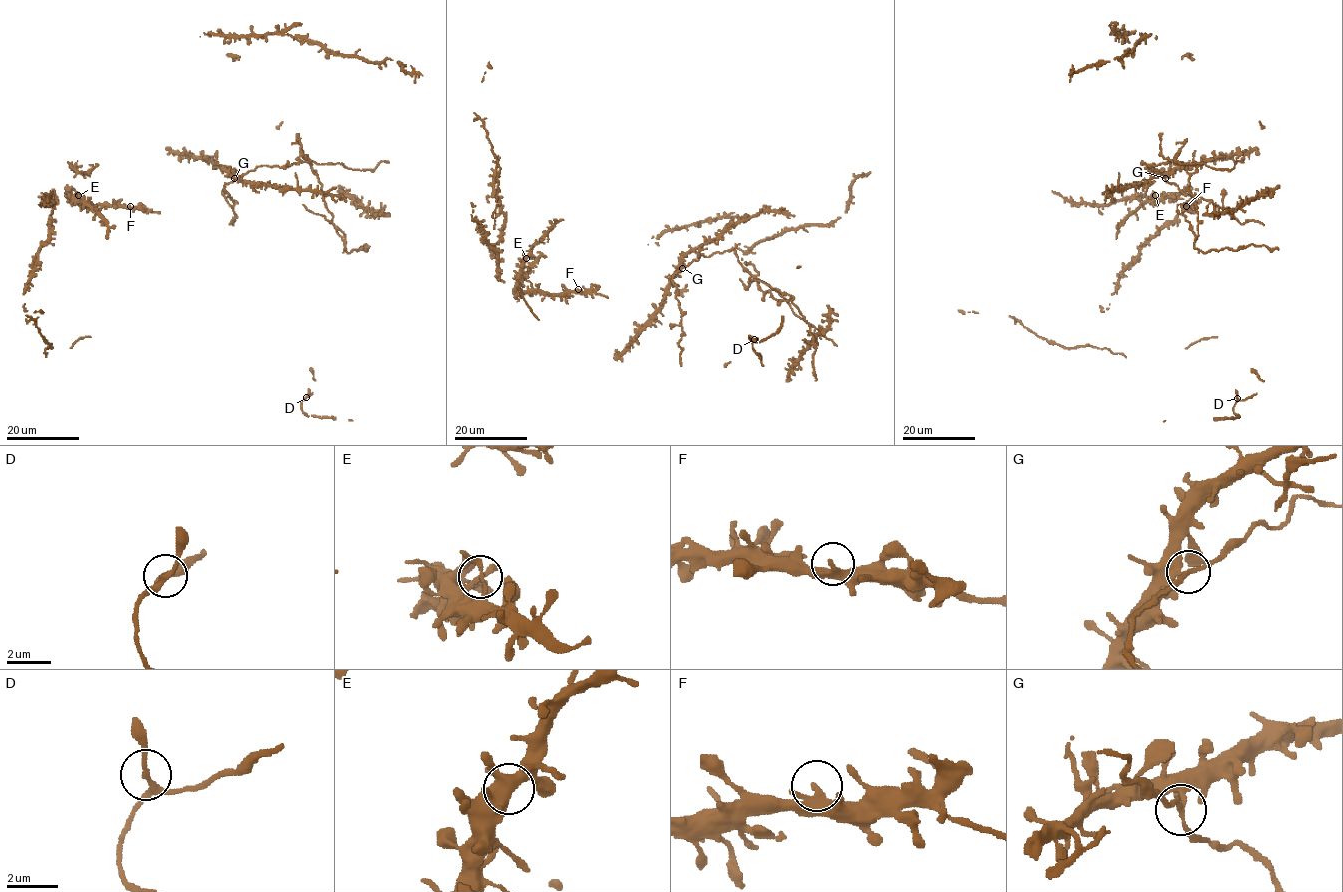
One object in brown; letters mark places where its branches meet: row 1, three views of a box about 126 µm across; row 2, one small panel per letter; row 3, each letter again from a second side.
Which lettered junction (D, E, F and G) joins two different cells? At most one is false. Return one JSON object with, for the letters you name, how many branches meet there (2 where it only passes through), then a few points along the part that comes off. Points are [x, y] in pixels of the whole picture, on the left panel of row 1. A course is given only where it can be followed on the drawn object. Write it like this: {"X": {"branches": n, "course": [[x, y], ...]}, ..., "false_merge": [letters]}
{"G": {"branches": 3, "course": [[234, 178], [258, 166], [310, 162], [343, 250], [364, 251], [365, 244], [367, 250]]}, "false_merge": ["G"]}

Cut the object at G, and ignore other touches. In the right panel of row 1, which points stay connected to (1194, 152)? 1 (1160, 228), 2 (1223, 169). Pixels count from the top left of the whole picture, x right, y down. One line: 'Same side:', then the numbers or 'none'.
Same side: 1

